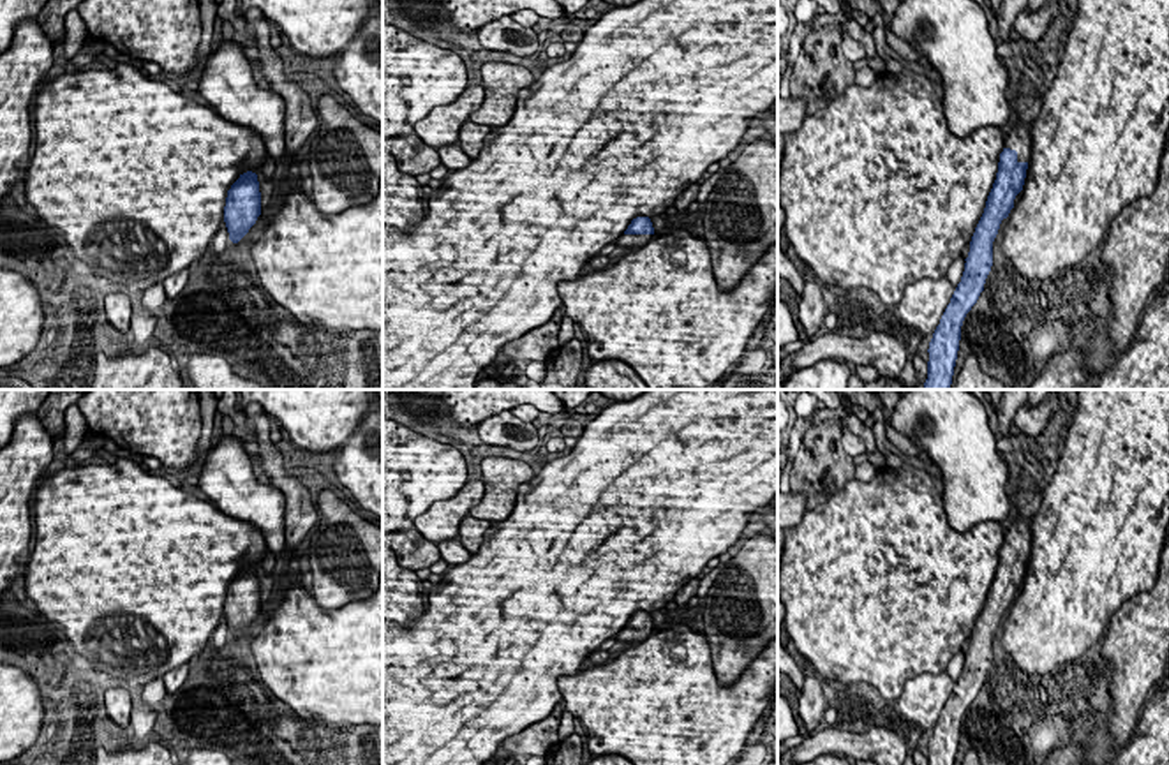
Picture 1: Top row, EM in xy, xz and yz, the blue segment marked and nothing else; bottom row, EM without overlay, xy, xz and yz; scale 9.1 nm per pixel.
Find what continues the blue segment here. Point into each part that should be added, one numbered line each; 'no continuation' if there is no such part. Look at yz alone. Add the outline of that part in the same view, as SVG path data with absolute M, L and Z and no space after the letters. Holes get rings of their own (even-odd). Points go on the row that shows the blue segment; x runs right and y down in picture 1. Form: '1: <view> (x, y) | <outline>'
1: yz (1020, 138) | M1016 122L1005 139L1005 148L1017 152L1017 162L1028 162L1031 155L1031 129L1028 123Z

